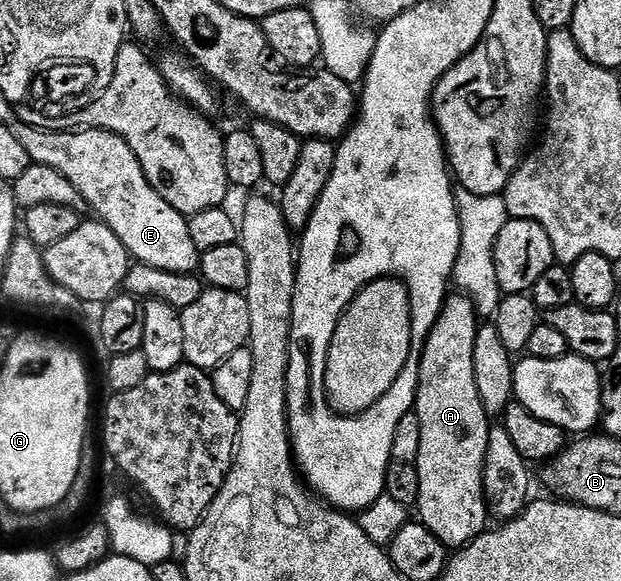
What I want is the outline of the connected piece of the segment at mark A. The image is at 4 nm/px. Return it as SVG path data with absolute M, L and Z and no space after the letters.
M451 294L443 301L443 308L439 311L439 317L435 319L428 332L426 340L422 341L421 348L423 353L417 356L419 362L419 381L417 382L417 394L415 395L415 406L413 414L421 422L421 450L417 450L417 458L413 461L417 470L417 482L421 482L421 490L419 491L419 502L417 505L418 523L424 524L426 528L432 532L440 542L449 550L458 550L464 548L471 541L480 536L482 532L488 531L489 513L487 510L487 500L483 497L483 467L485 466L485 454L489 446L489 434L491 433L493 424L489 419L487 412L483 409L481 402L481 394L477 394L477 378L473 374L473 346L477 338L477 330L481 327L481 320L475 317L477 313L476 305L470 296L466 294Z

